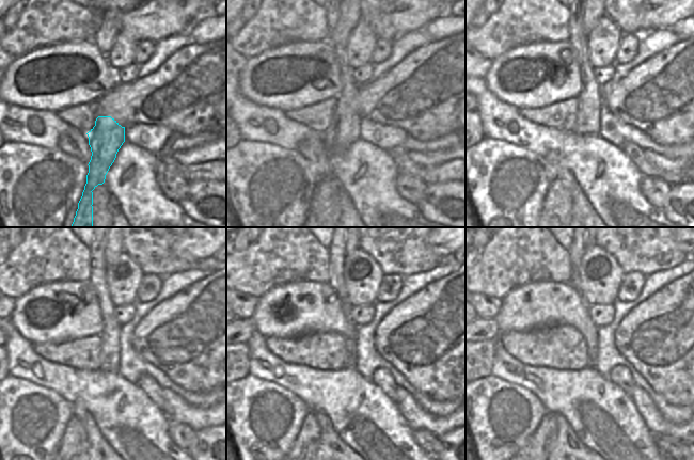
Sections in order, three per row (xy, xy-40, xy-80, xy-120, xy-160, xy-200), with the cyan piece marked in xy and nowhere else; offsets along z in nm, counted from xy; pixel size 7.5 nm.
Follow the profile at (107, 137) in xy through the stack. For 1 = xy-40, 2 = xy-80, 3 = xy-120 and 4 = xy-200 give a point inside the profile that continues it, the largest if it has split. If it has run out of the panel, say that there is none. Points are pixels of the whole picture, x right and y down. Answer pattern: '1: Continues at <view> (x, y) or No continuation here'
1: Continues at xy-40 (345, 129)
2: Continues at xy-80 (589, 98)
3: Continues at xy-120 (110, 344)
4: Continues at xy-200 (577, 249)

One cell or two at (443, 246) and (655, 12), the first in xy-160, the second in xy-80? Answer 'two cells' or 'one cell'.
one cell

